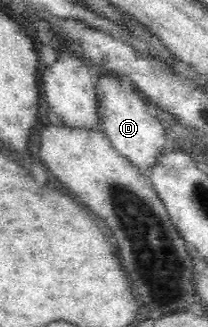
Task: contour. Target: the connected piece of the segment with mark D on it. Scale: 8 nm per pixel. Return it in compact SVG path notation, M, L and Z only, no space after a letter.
M96 76L97 96L100 112L104 119L104 135L112 147L126 162L134 166L138 173L152 177L154 169L161 162L161 157L170 152L168 129L158 119L152 118L146 111L144 97L134 92L129 82L120 76Z

